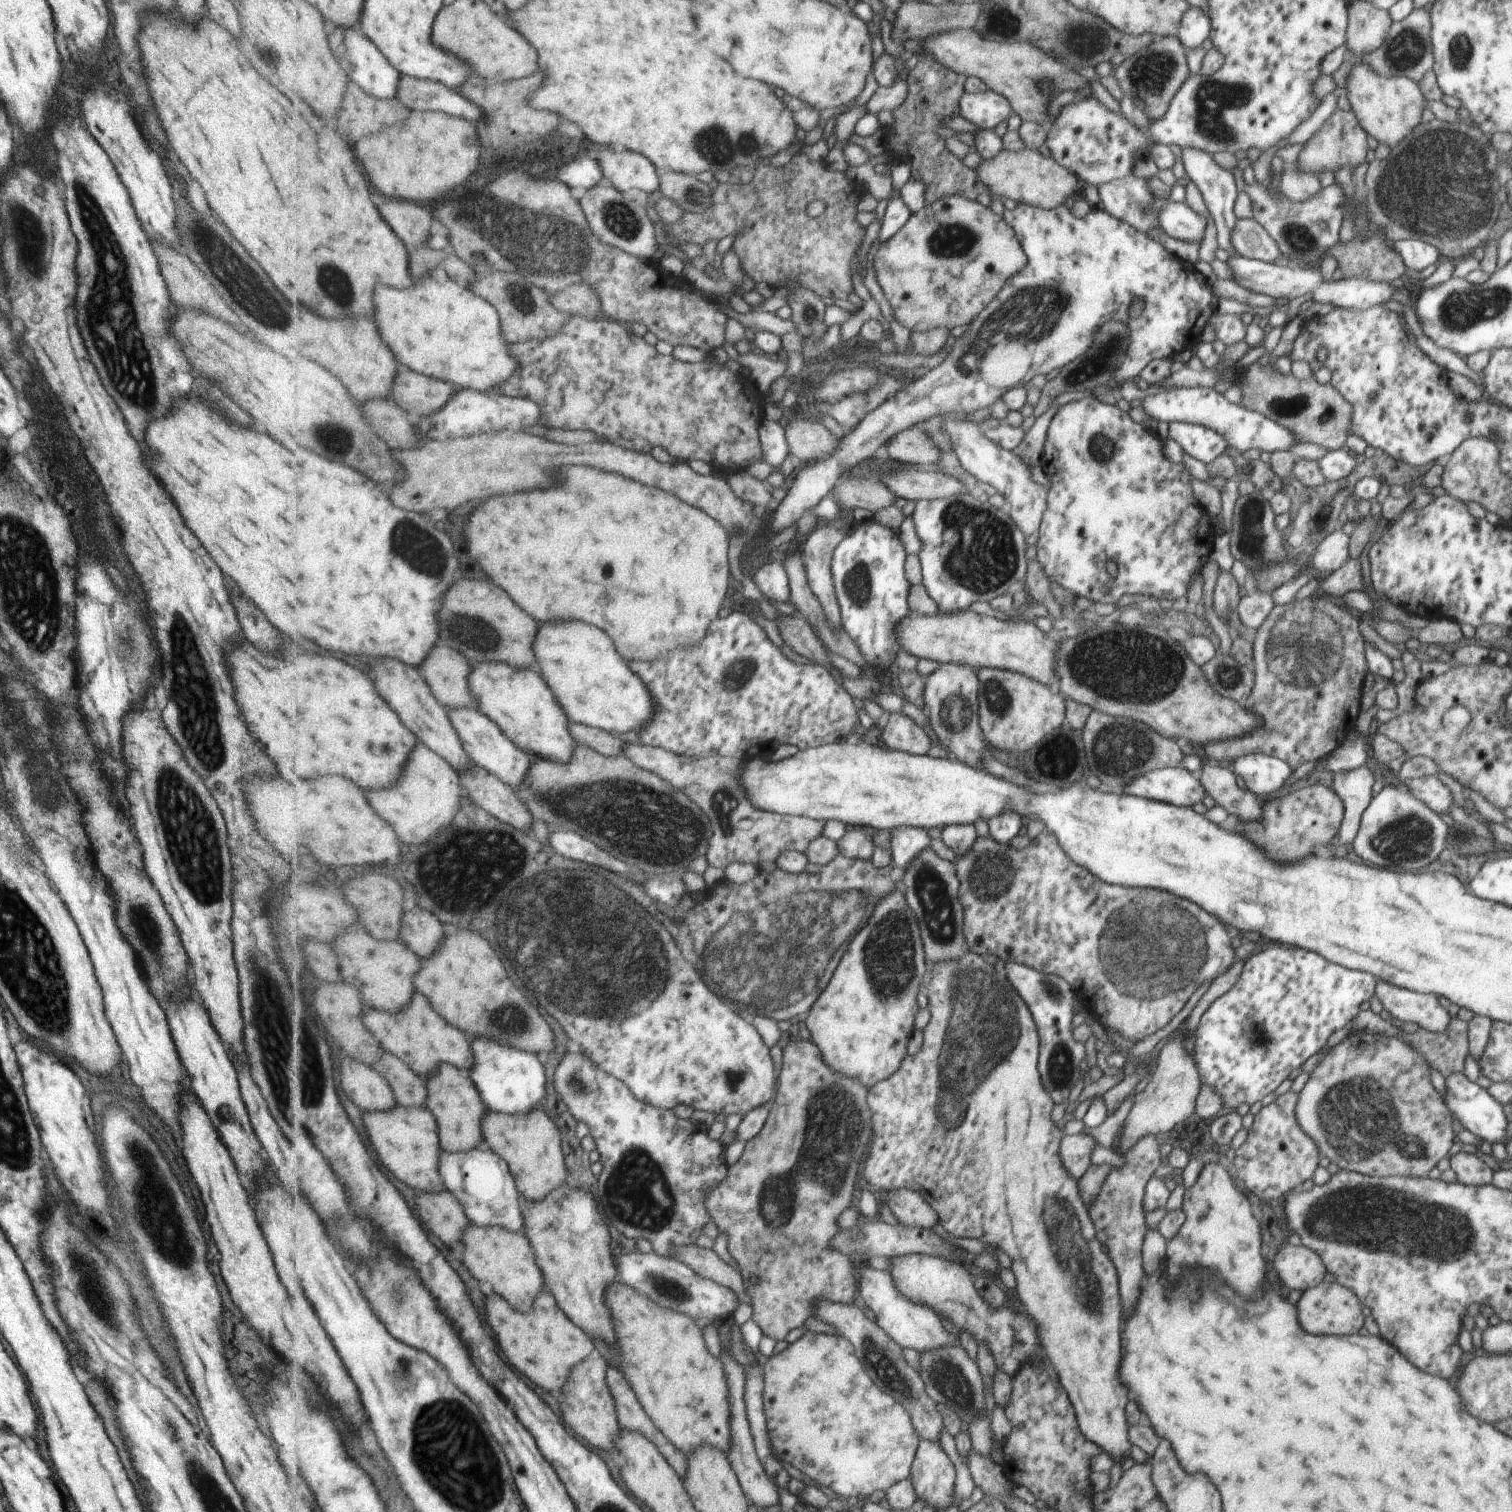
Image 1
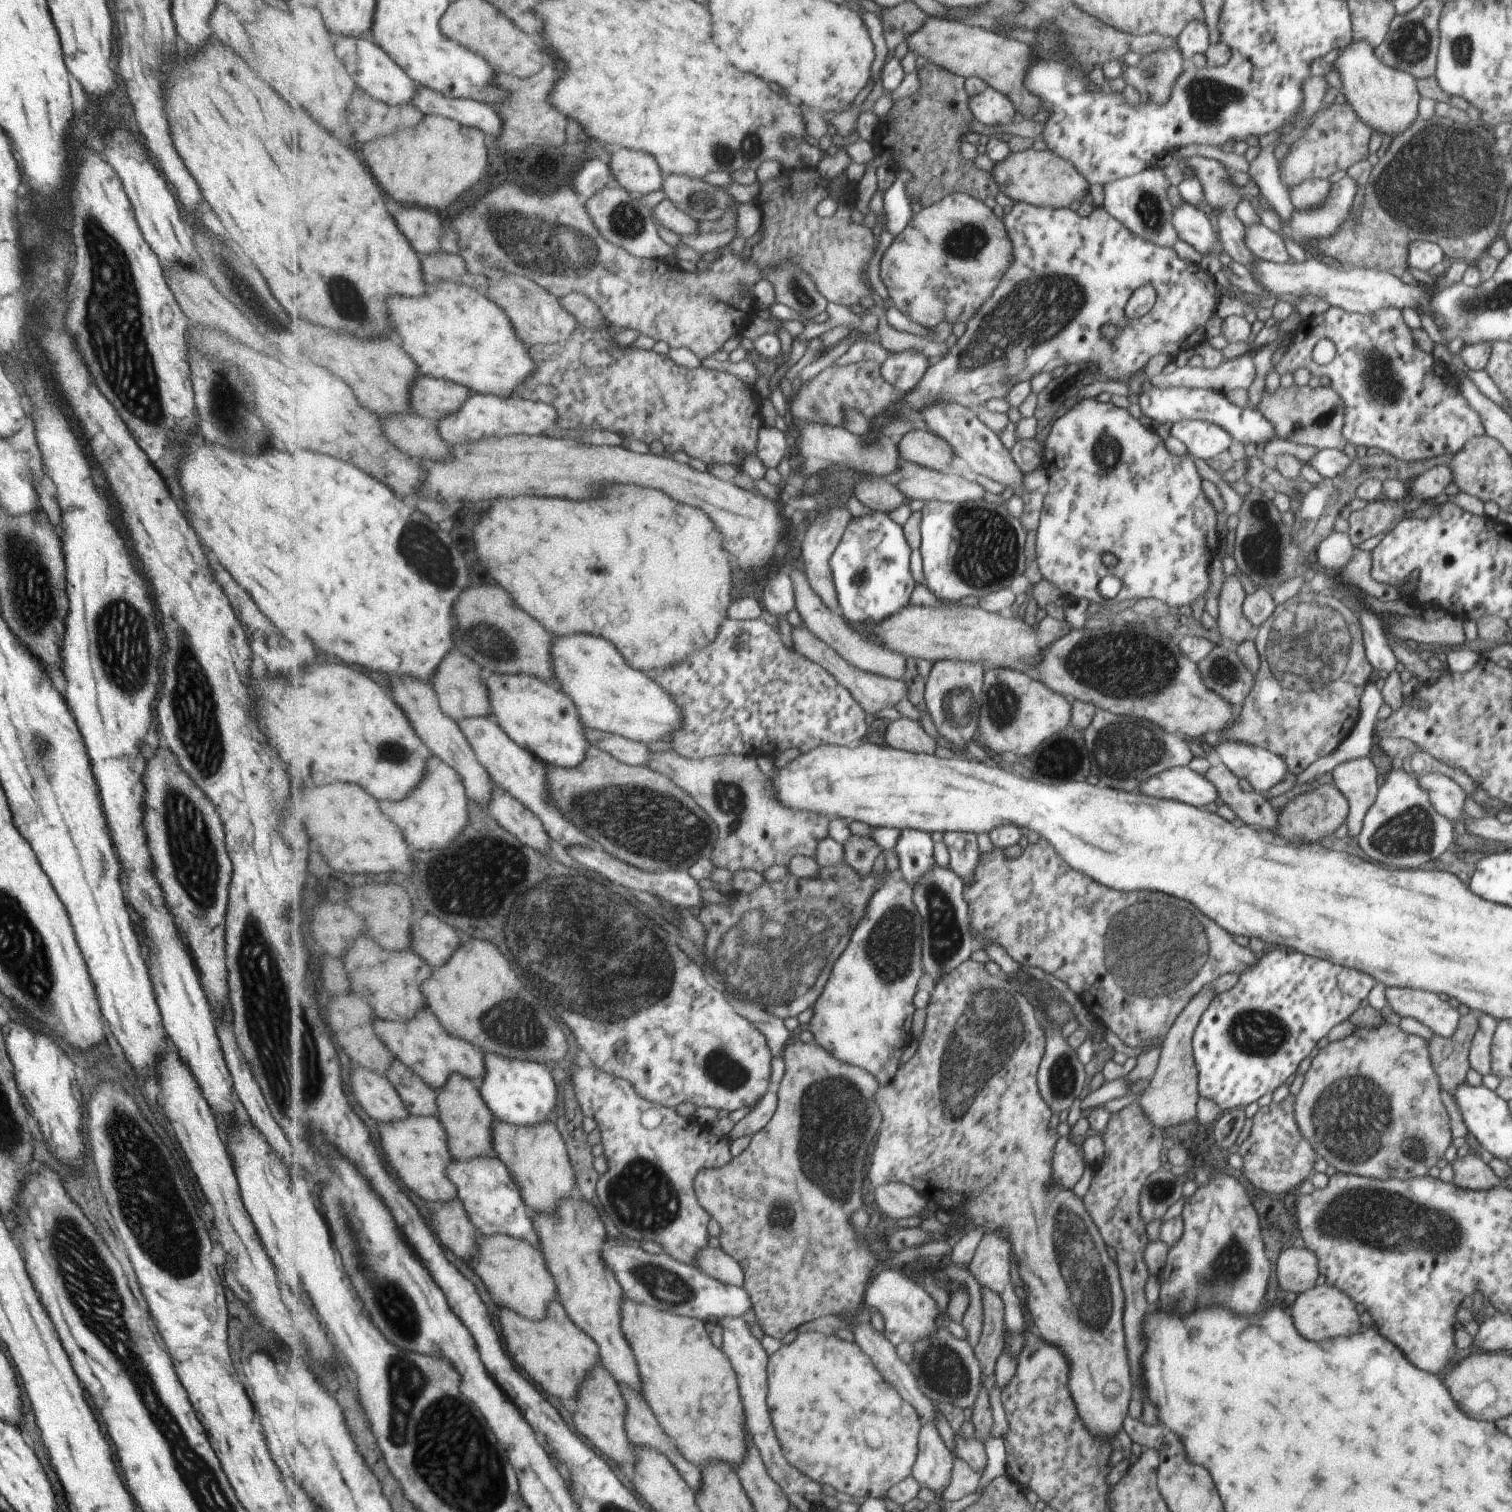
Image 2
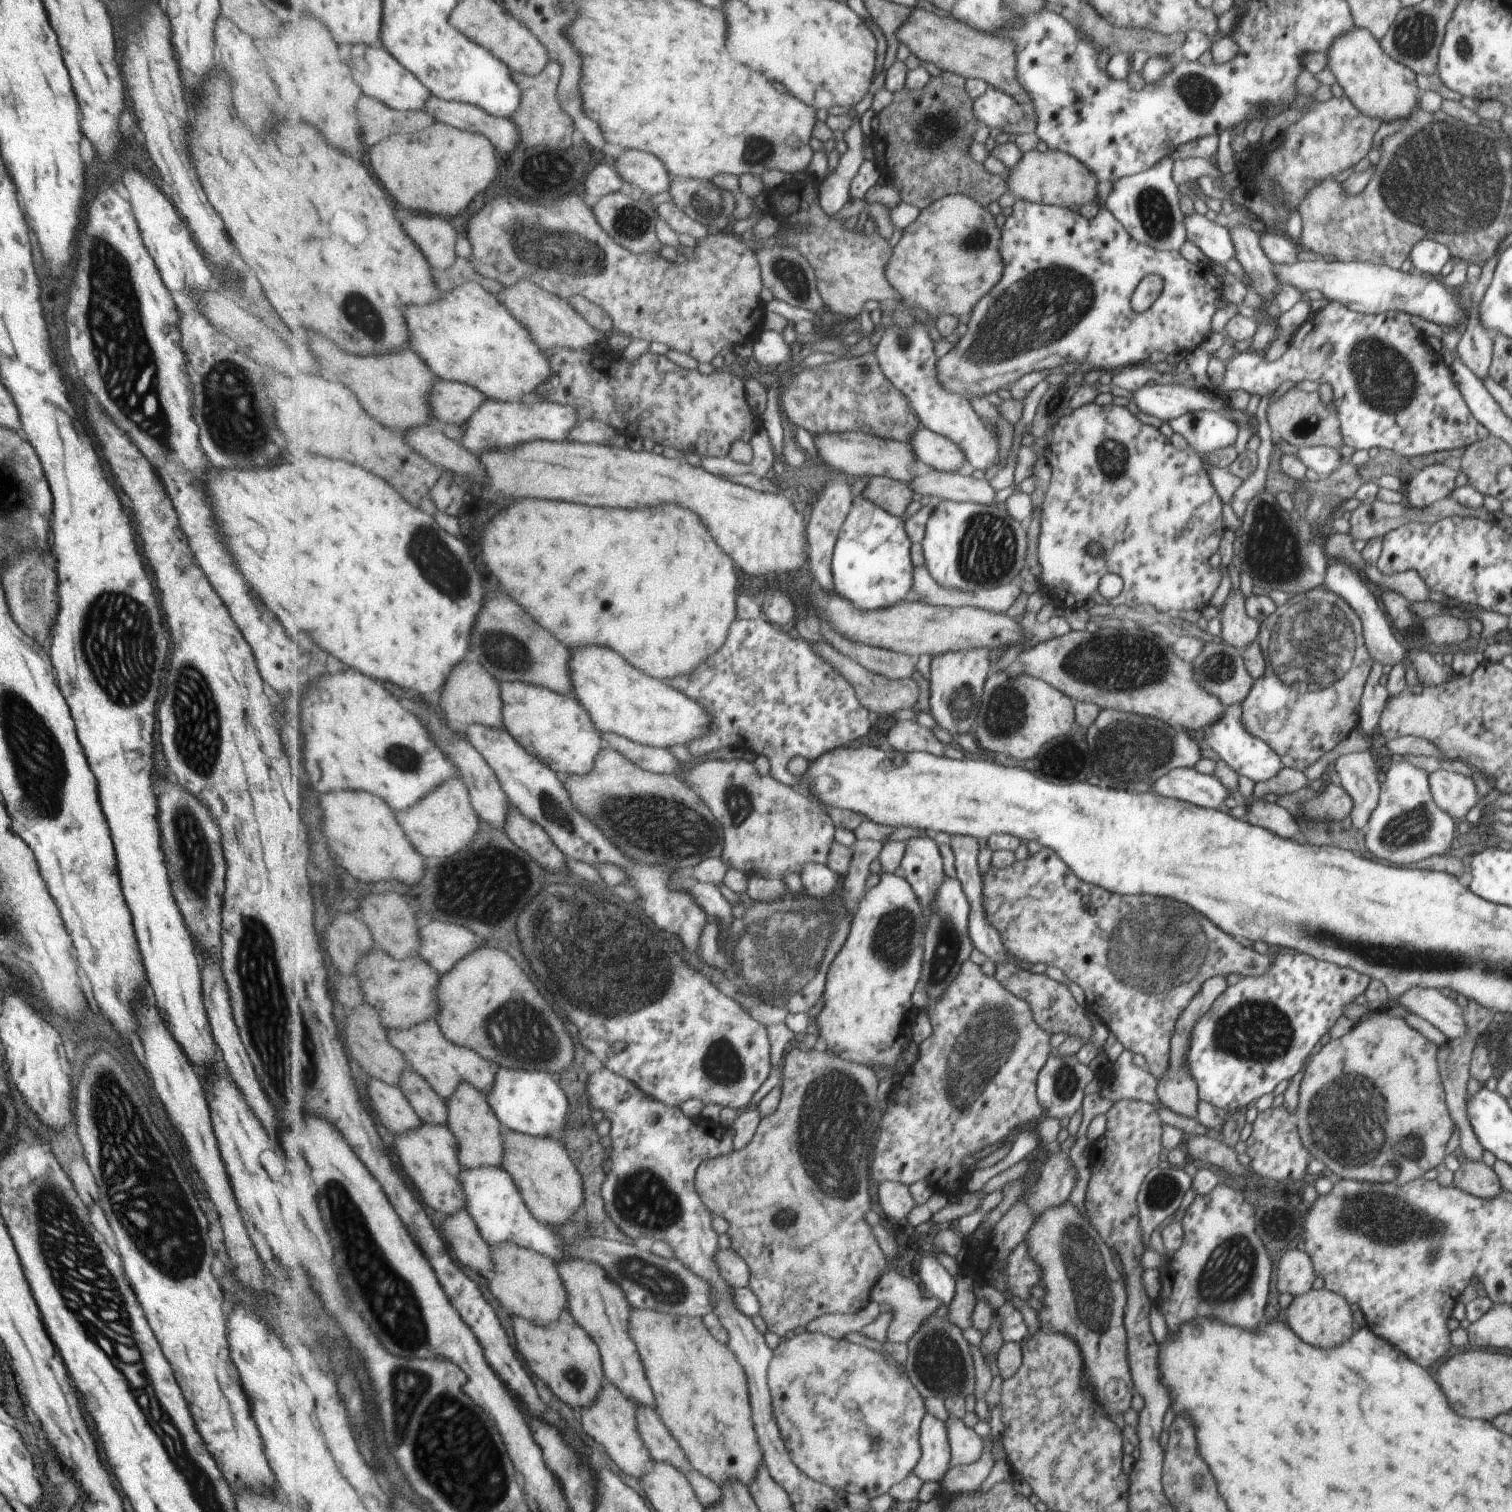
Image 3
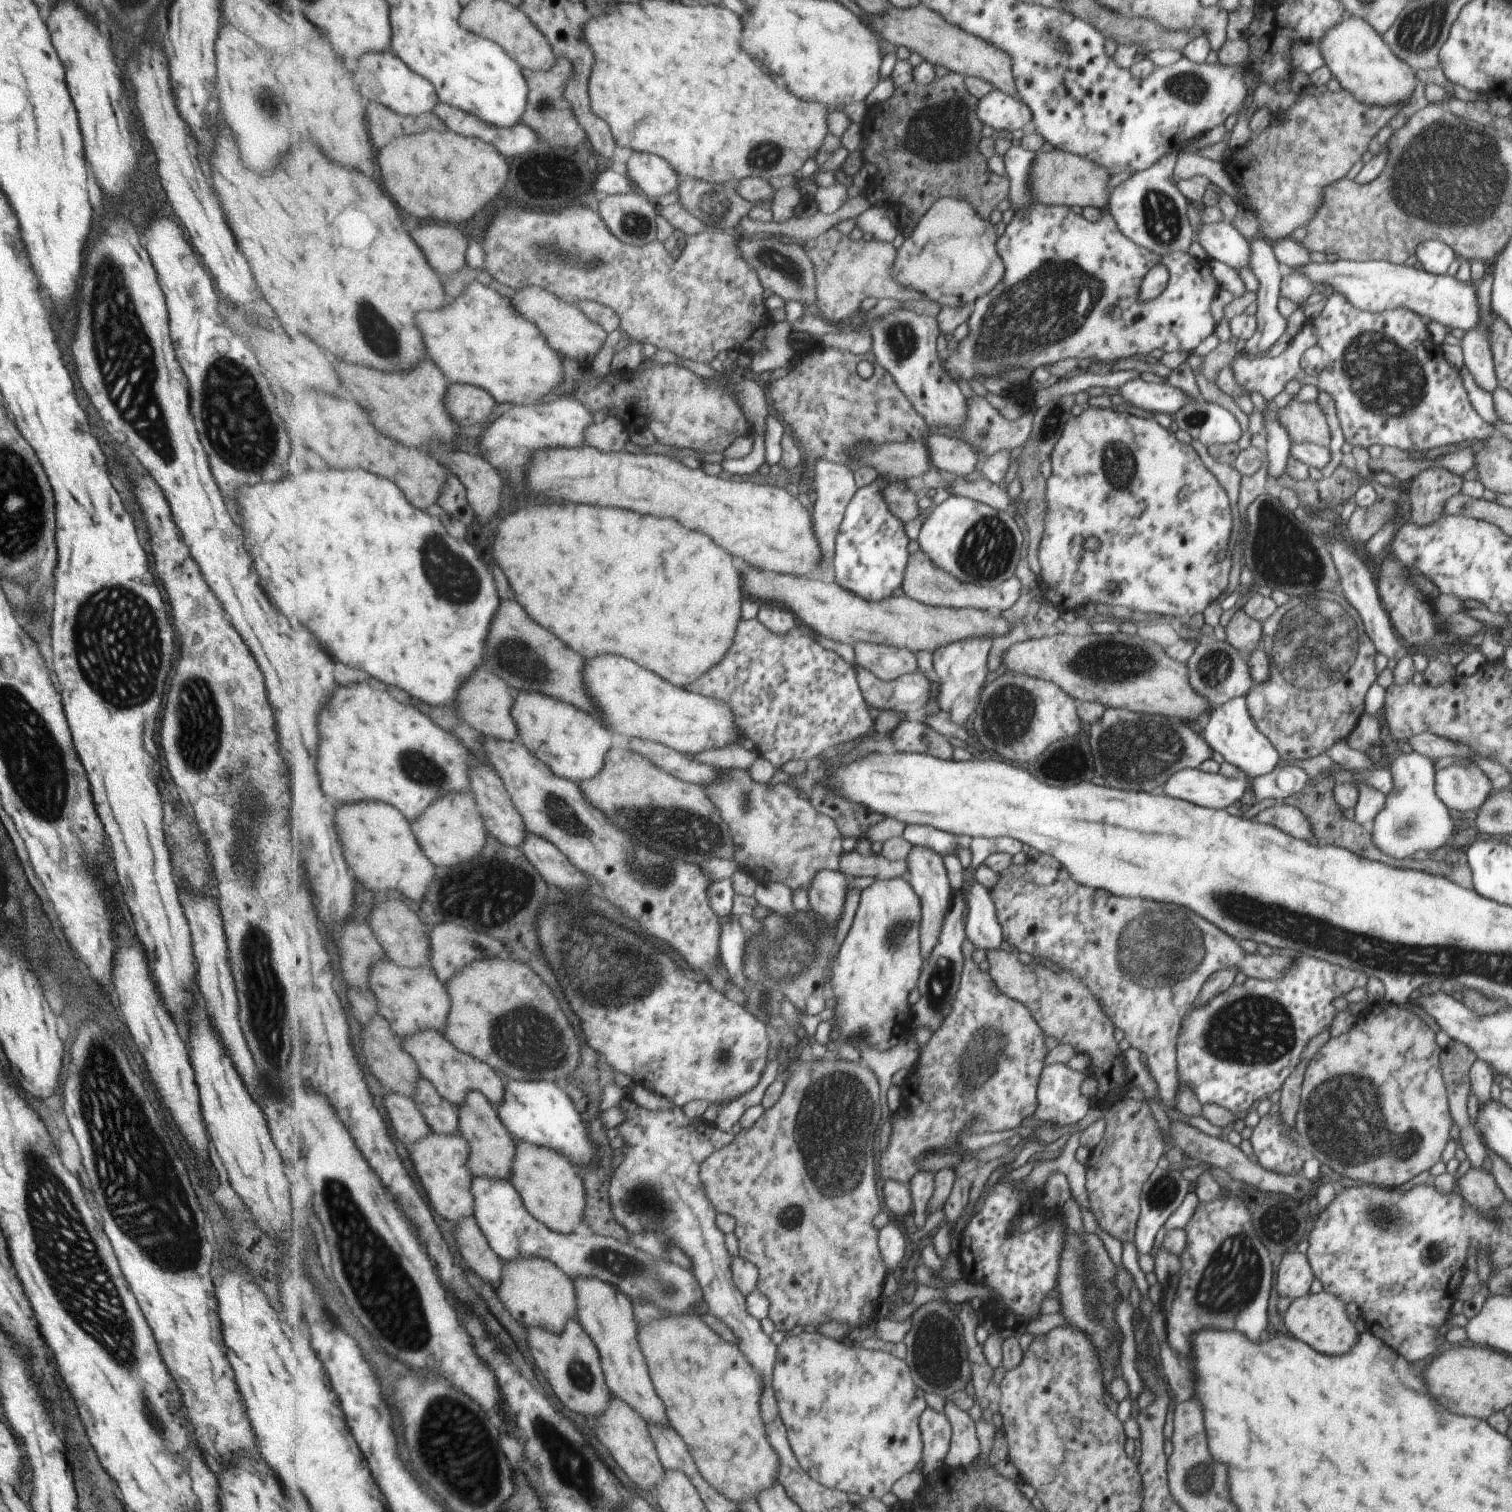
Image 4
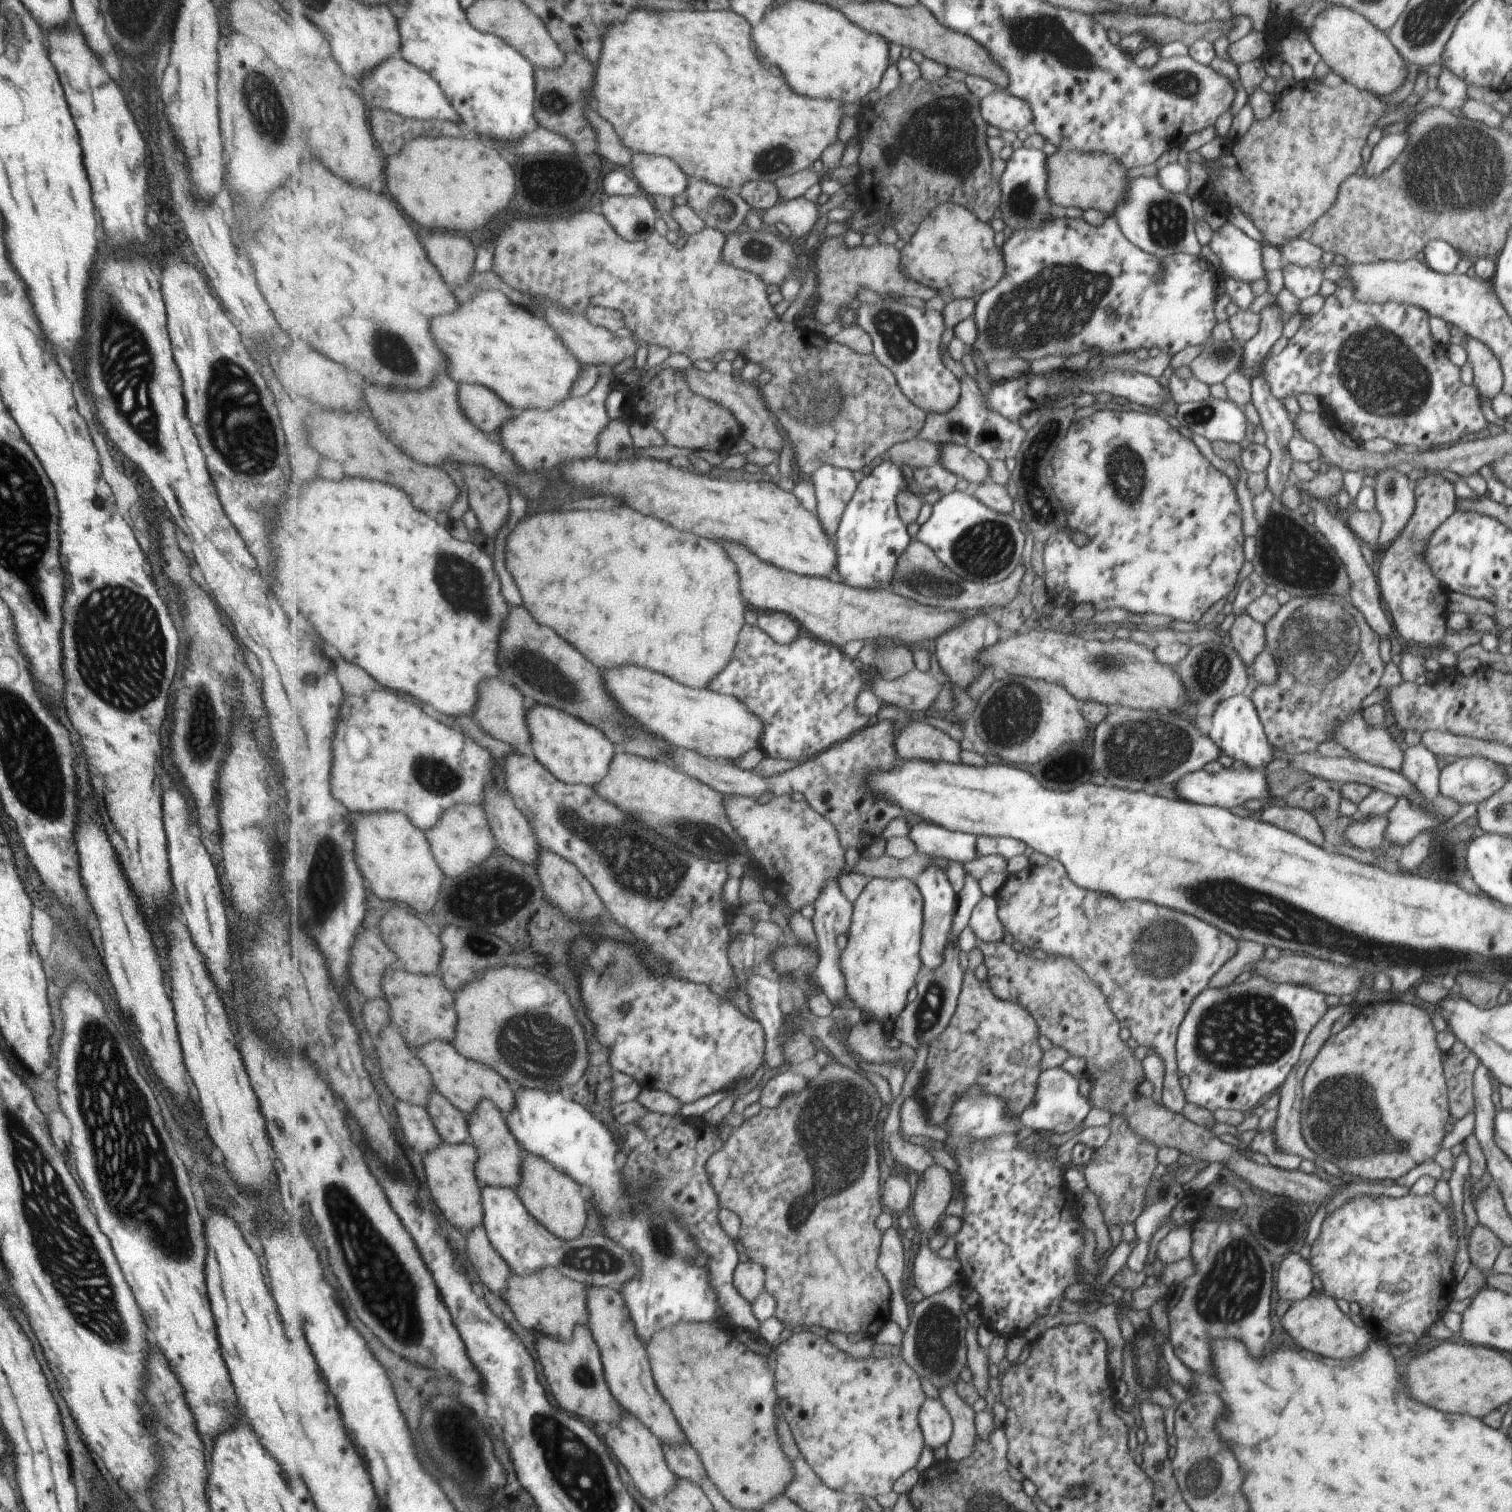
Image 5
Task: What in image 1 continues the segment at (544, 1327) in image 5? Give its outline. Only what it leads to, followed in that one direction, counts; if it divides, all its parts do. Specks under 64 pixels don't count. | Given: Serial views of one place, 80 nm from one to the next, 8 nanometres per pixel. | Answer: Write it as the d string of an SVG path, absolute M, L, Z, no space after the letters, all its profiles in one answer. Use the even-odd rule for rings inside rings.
M471 1226L463 1234L463 1262L478 1282L487 1282L493 1292L505 1298L515 1310L529 1314L535 1310L539 1294L547 1290L545 1274L539 1266L537 1252L523 1232L511 1232L503 1226Z

